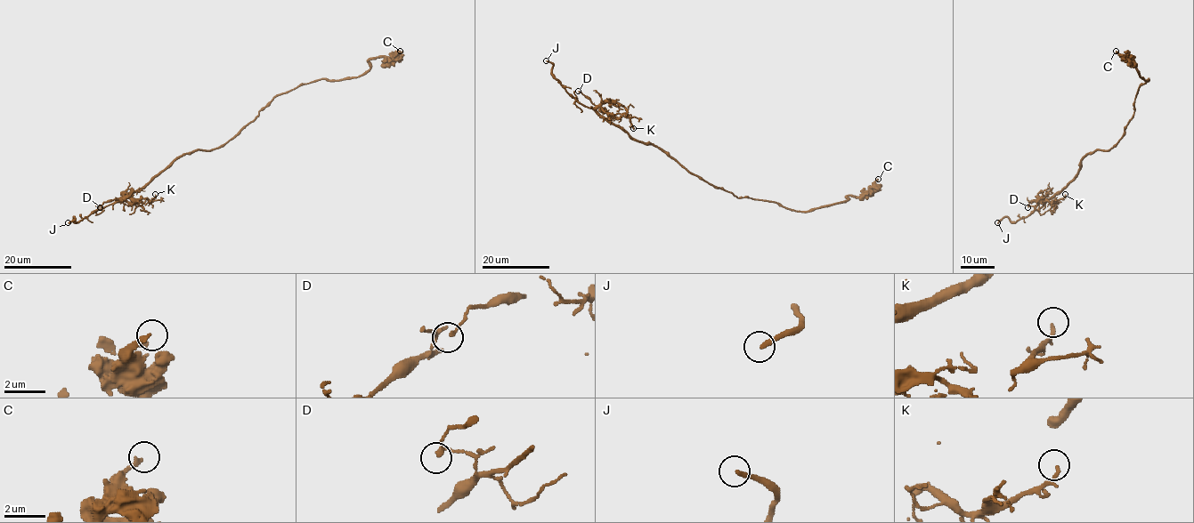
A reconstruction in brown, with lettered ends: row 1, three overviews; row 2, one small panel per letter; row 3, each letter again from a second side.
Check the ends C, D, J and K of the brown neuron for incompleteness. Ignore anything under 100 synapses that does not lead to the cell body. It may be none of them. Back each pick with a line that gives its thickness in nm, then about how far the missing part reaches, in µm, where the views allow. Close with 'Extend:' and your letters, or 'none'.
J: Thickness 200 nm. Missing length about 40 µm
Extend: J

